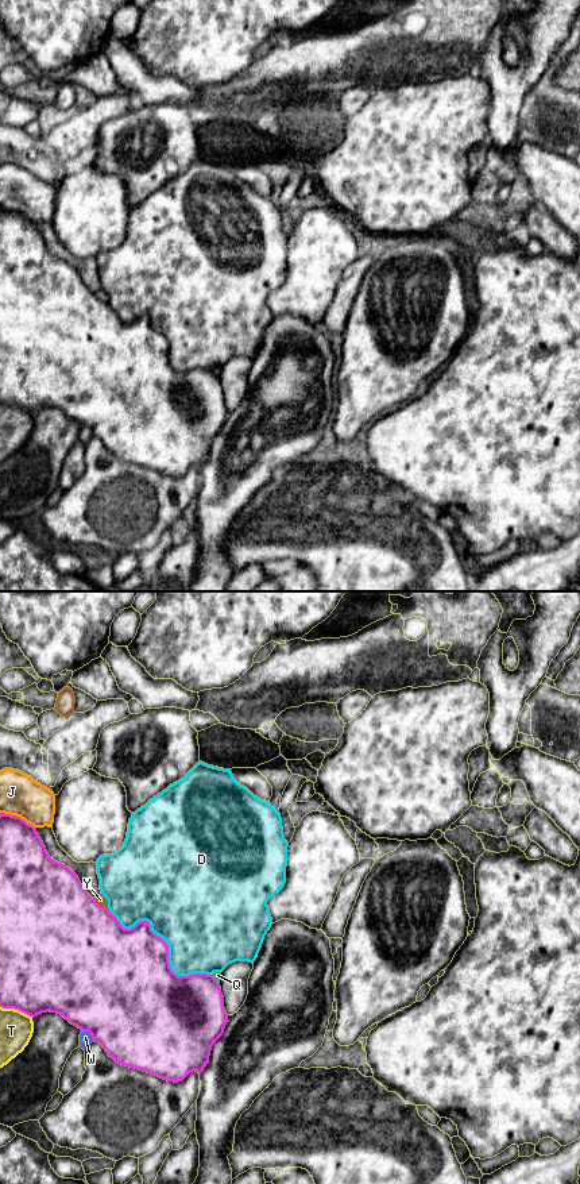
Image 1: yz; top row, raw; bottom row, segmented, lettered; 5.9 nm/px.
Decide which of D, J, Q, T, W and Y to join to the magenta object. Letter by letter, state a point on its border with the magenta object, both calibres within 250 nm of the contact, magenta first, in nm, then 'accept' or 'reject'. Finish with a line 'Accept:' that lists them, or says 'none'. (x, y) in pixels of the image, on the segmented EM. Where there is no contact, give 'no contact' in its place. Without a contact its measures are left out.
D: meets magenta in yz at (166, 944); 460 nm thick on the magenta side, 500 nm on the other; reject
J: meets magenta in yz at (18, 817); 280 nm thick on the magenta side, 240 nm on the other; reject
Q: meets magenta in yz at (215, 979); 440 nm thick on the magenta side, 50 nm on the other; reject
T: meets magenta in yz at (16, 1009); 460 nm thick on the magenta side, 200 nm on the other; reject
W: meets magenta in yz at (89, 1032); 500 nm thick on the magenta side, 80 nm on the other; reject
Y: meets magenta in yz at (100, 906); 500 nm thick on the magenta side, 60 nm on the other; reject
Accept: none

